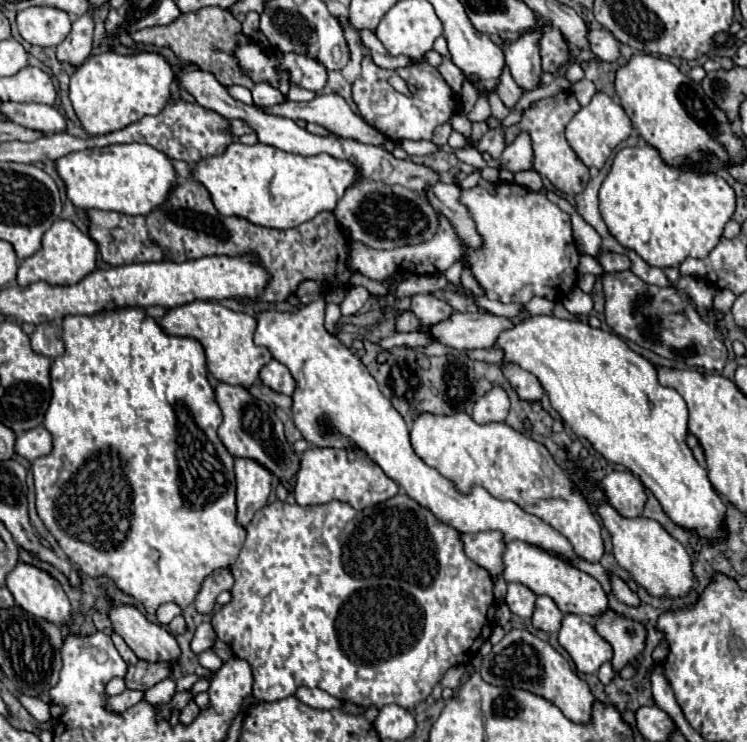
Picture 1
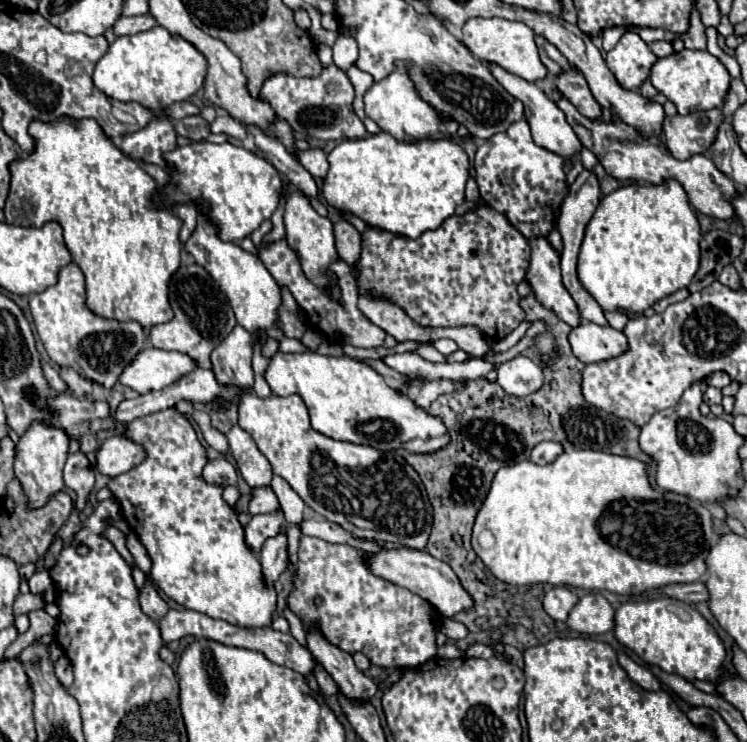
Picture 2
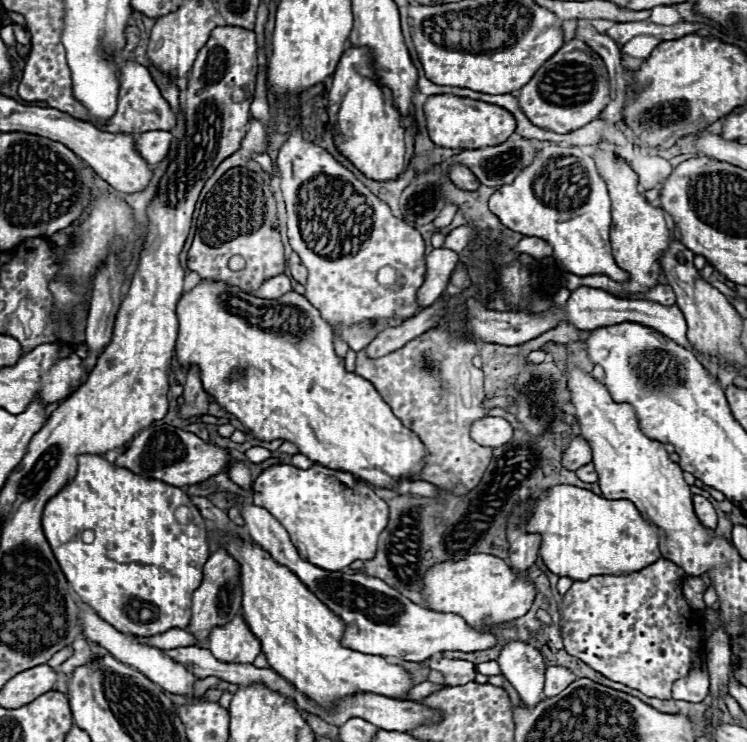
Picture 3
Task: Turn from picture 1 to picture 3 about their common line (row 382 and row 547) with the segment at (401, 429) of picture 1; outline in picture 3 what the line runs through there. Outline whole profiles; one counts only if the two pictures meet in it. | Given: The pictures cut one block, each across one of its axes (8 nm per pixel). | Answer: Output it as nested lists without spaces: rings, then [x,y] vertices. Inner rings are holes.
[[[276,464],[266,468],[252,484],[254,504],[266,508],[290,534],[292,544],[298,548],[302,560],[322,568],[322,570],[344,570],[356,560],[370,560],[376,554],[378,534],[386,528],[388,522],[388,504],[374,494],[374,490],[346,472],[332,470],[320,464],[314,464],[308,470],[294,468],[290,464]]]

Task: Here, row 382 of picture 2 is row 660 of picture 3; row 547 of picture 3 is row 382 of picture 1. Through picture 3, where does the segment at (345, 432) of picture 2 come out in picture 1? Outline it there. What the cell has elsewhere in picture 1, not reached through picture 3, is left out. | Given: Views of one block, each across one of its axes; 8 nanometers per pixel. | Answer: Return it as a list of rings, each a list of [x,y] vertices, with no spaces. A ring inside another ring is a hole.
[[[190,302],[184,306],[176,306],[164,314],[164,318],[158,320],[162,330],[170,336],[188,336],[198,340],[204,346],[206,352],[206,366],[208,372],[218,380],[226,384],[238,384],[238,386],[250,386],[258,384],[258,372],[264,364],[272,360],[270,350],[266,346],[254,344],[254,332],[256,332],[256,318],[234,312],[230,308],[220,306],[218,302]]]

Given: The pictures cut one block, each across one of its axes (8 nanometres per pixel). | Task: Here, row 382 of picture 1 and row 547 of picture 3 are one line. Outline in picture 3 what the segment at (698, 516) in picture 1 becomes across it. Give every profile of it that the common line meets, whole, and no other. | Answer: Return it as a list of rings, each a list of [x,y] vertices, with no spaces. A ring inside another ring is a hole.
[[[552,486],[536,502],[532,518],[524,524],[526,532],[542,534],[540,556],[544,564],[558,576],[568,576],[572,580],[588,580],[592,576],[612,576],[612,574],[632,574],[650,564],[654,564],[660,554],[660,528],[646,522],[640,510],[628,500],[606,500],[590,490],[576,486]]]

